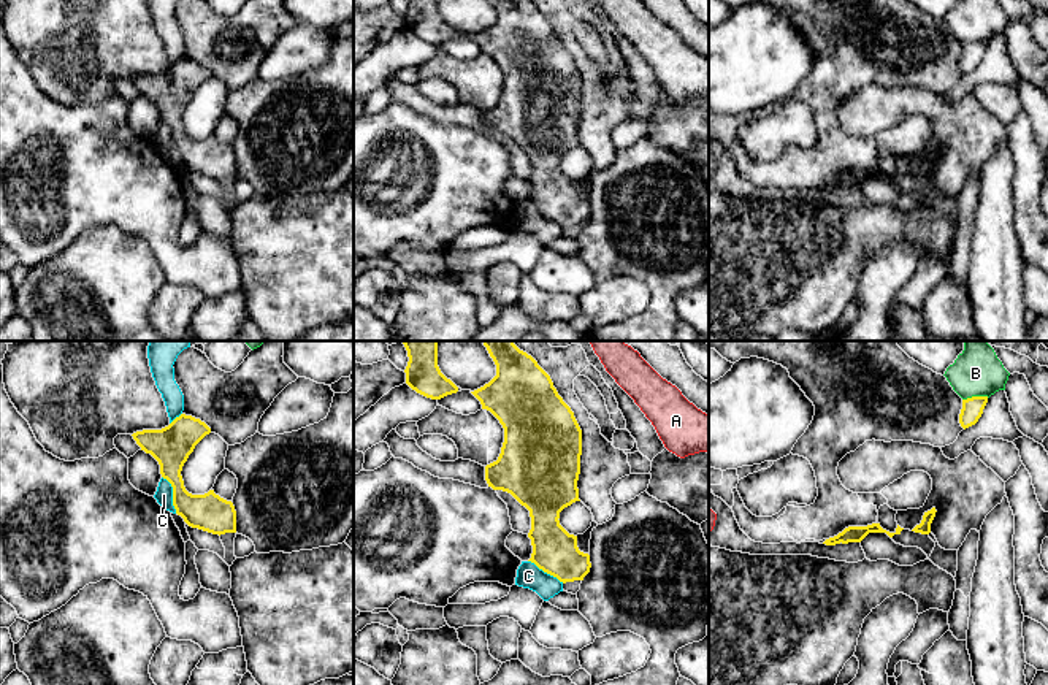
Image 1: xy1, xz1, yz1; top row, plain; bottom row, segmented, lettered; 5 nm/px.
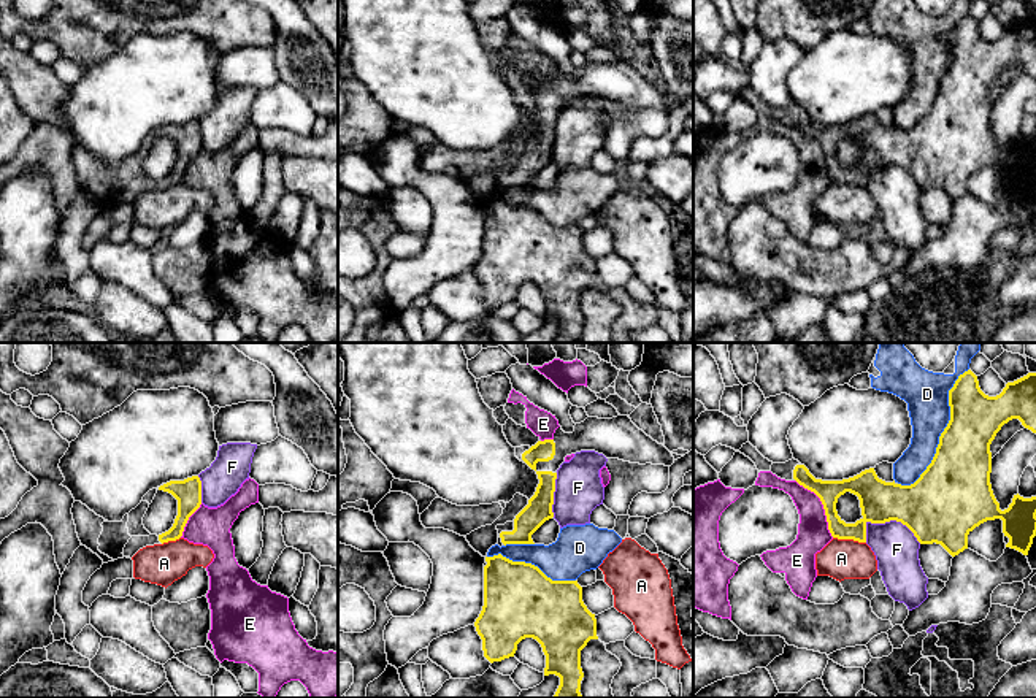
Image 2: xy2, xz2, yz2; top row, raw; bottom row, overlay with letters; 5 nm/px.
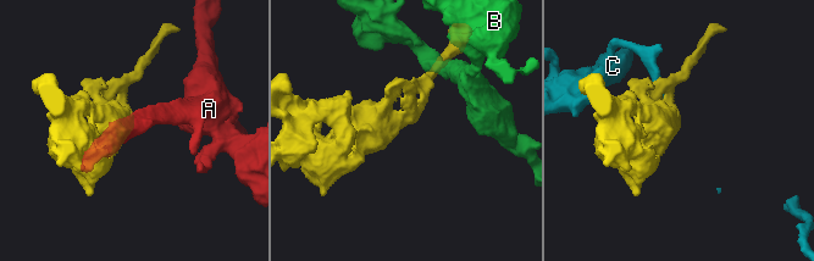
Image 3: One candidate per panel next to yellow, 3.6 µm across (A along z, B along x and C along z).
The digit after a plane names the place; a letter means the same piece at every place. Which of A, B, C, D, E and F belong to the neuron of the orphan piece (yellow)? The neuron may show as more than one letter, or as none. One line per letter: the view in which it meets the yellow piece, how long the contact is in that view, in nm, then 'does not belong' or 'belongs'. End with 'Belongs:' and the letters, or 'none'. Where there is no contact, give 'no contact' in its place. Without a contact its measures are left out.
A: meets yellow in yz2; contact 170 nm long; does not belong
B: meets yellow in yz1; contact 140 nm long; does not belong
C: meets yellow in xy1; contact 200 nm long; does not belong
D: meets yellow in yz2; contact 700 nm long; does not belong
E: meets yellow in yz2; contact 360 nm long; does not belong
F: meets yellow in yz2; contact 300 nm long; does not belong
Belongs: none

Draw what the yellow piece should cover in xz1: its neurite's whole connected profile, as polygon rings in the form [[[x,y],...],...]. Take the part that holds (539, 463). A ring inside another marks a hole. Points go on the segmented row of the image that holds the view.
[[[484,341],[496,365],[496,376],[471,392],[504,428],[504,442],[496,461],[485,466],[485,480],[493,490],[511,493],[530,511],[533,553],[528,561],[560,582],[583,580],[590,555],[577,547],[577,536],[560,525],[560,512],[579,499],[582,430],[571,408],[558,395],[550,376],[514,341]]]

